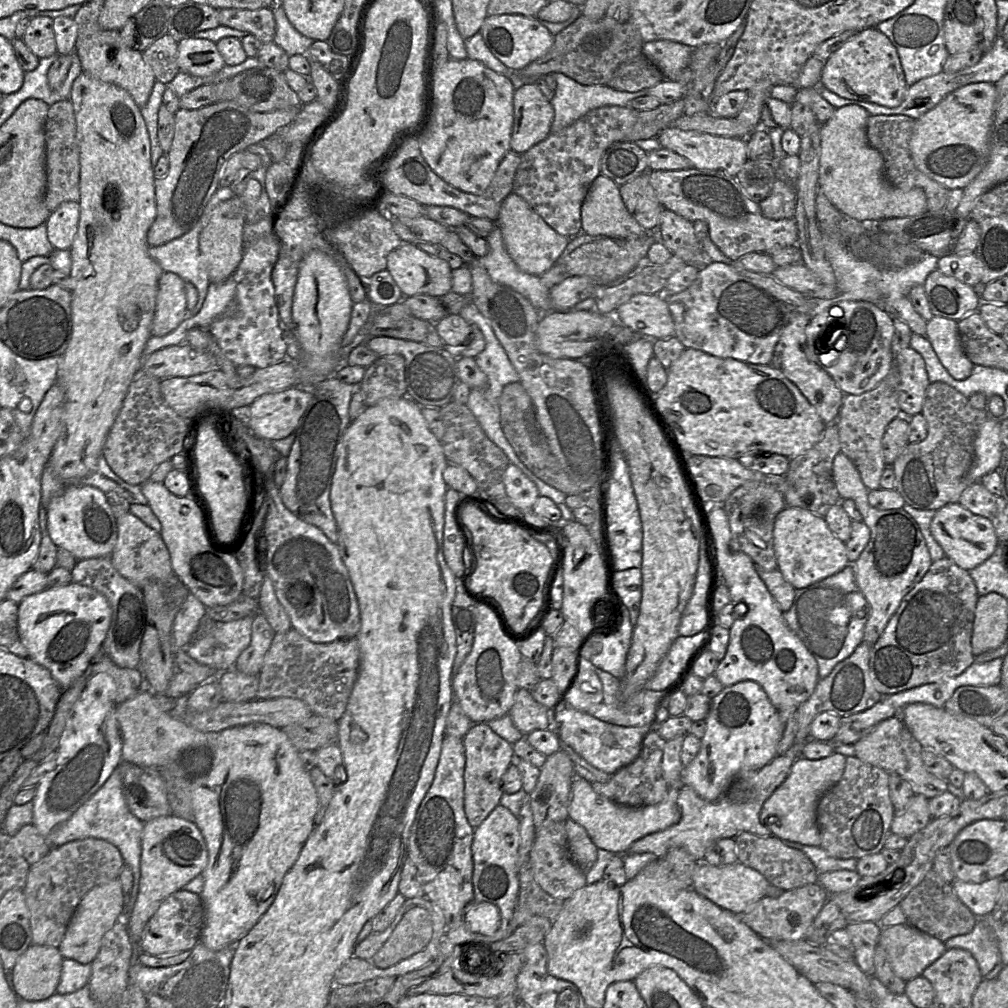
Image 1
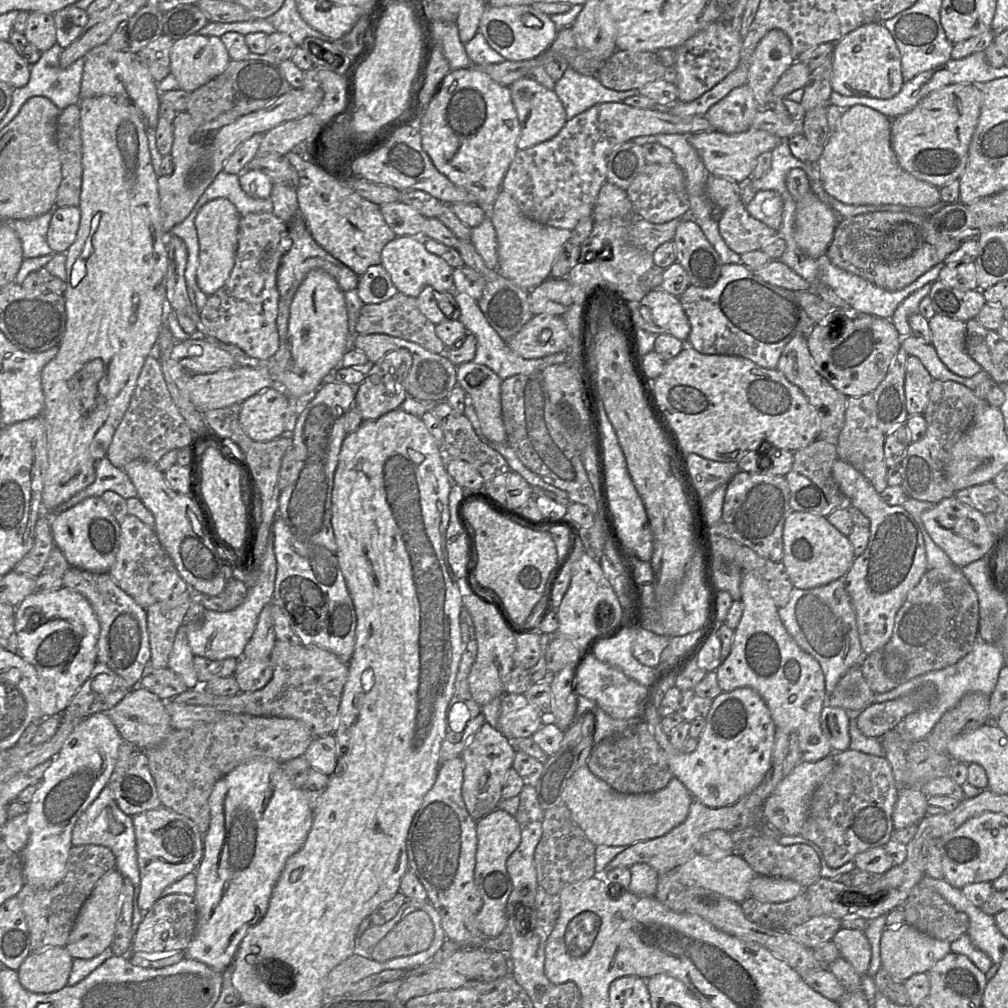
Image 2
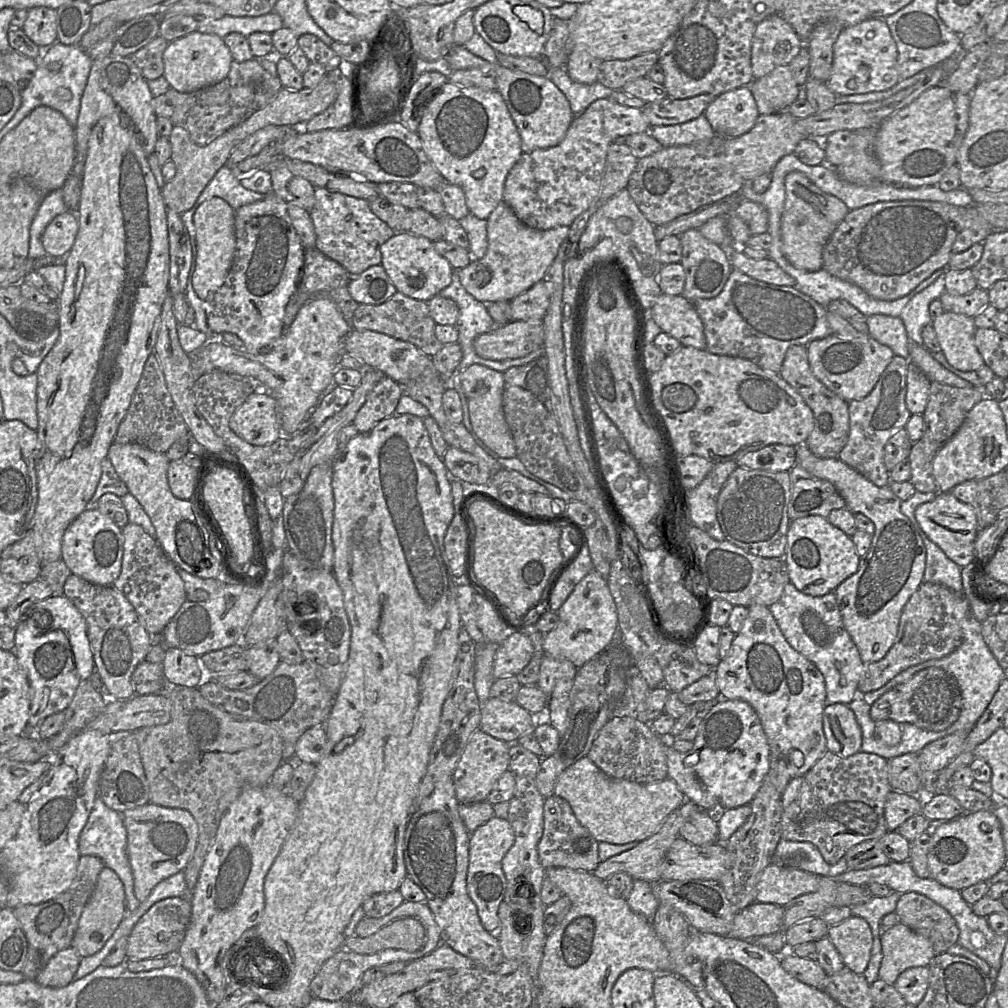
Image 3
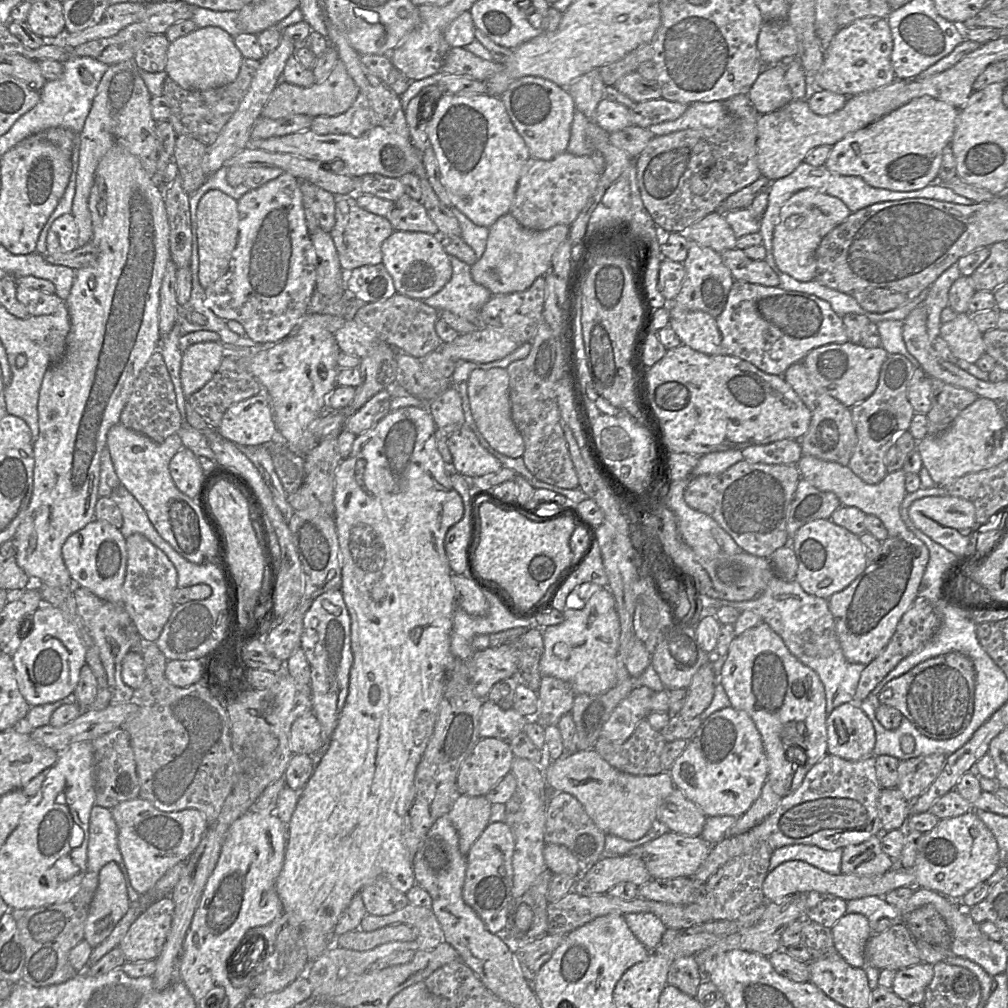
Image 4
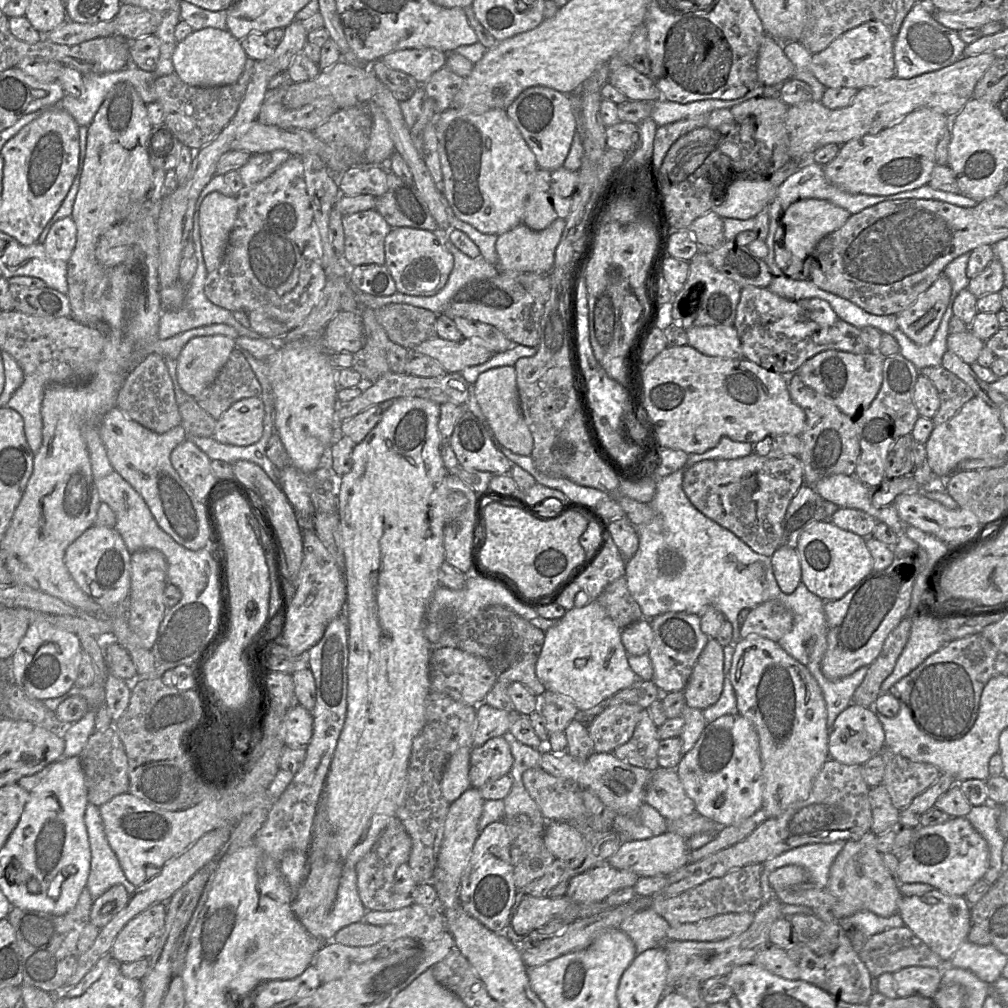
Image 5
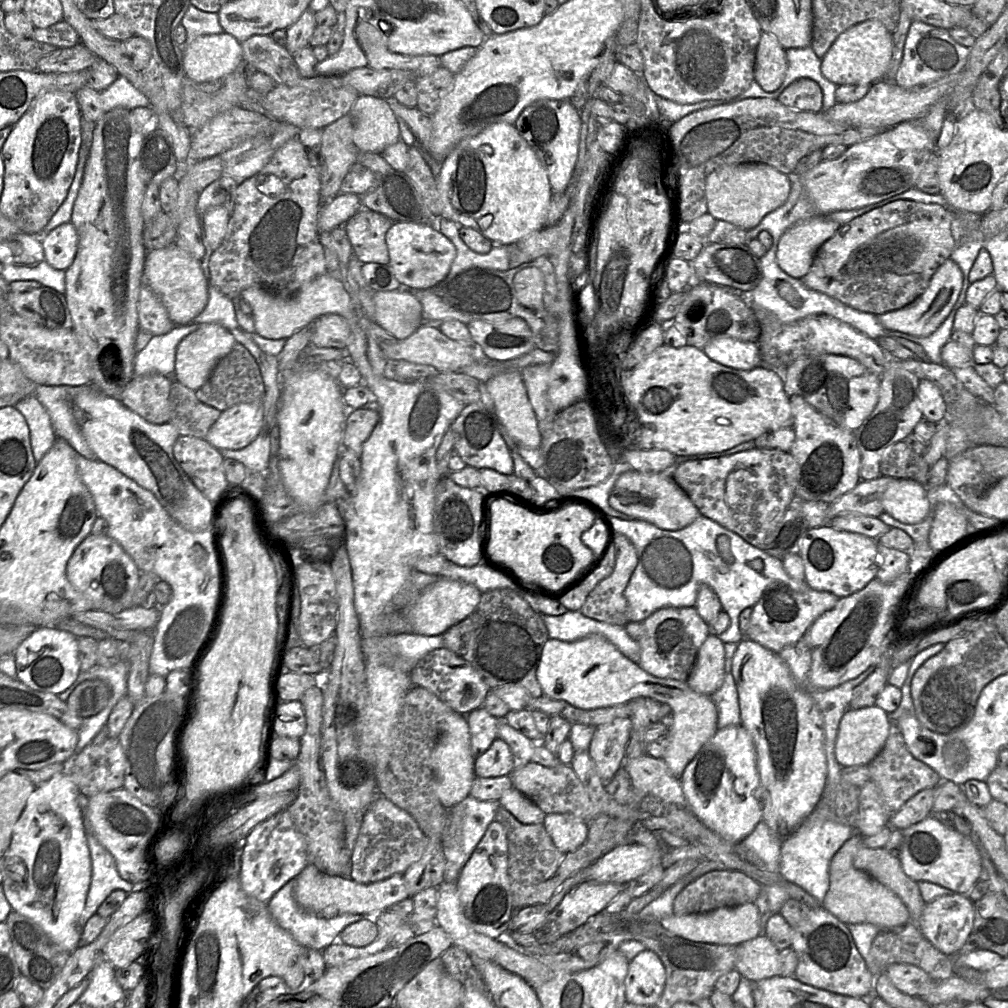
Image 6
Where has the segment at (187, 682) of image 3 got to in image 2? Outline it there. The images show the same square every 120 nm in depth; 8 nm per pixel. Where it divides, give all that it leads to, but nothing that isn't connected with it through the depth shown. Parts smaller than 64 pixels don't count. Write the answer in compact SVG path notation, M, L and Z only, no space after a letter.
M181 625L175 636L168 668L182 678L188 689L193 689L199 682L193 666L193 658L194 654L189 646L185 626Z

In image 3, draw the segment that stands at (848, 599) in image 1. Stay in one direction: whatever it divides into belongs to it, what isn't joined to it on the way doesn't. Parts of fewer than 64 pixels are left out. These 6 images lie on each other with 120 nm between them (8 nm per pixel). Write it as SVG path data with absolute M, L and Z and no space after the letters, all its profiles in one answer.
M788 582L780 599L769 606L782 634L793 649L810 660L822 673L826 688L826 705L849 704L858 689L865 663L846 631L834 592L811 596Z

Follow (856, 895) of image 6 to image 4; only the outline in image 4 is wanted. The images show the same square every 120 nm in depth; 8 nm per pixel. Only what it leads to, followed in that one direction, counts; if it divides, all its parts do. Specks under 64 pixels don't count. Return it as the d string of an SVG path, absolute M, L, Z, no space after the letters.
M880 835L843 848L841 873L859 876L881 875L893 868L895 861L883 852Z

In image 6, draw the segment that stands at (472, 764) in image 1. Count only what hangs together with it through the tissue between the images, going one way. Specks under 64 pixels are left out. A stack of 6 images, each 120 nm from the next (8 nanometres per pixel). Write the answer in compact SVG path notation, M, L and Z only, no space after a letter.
M499 737L474 762L475 775L480 778L509 776L514 767L511 749Z

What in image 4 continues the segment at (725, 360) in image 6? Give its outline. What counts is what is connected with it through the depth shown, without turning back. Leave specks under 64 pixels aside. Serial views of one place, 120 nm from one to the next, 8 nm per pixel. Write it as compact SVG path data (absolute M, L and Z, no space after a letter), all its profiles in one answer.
M669 303L669 326L684 345L707 355L724 355L716 318L703 311L691 311Z

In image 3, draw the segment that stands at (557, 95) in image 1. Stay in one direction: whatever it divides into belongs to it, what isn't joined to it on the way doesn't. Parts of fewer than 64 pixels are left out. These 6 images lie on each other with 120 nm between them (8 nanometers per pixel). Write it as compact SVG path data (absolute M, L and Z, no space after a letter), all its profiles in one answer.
M549 68L548 78L563 92L570 103L574 116L581 115L594 101L601 98L610 98L614 91L599 81L592 84L583 84L573 81L566 68Z

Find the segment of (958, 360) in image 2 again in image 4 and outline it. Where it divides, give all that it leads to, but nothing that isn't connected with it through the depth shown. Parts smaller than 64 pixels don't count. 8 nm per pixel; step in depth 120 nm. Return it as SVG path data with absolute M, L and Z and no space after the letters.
M958 313L957 316L940 326L940 337L946 341L951 352L958 360L964 360L968 363L975 364L976 361L985 353L983 337L972 315L968 313Z

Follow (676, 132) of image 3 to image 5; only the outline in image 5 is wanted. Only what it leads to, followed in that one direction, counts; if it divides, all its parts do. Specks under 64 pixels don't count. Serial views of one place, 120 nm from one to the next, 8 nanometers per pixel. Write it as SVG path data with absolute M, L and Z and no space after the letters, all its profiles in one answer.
M758 84L746 95L734 100L706 99L681 104L661 98L653 102L651 117L657 126L660 127L683 119L703 115L713 110L729 108L752 98L765 97L764 95L764 86Z

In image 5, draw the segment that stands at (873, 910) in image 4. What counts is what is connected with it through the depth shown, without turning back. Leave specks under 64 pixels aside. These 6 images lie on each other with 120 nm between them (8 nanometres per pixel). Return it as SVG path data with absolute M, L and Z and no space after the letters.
M871 911L856 912L849 917L839 920L839 924L845 929L845 931L853 929L861 931L865 935L866 939L873 934L881 933L891 928L899 928L905 925L903 919L898 913L884 918Z

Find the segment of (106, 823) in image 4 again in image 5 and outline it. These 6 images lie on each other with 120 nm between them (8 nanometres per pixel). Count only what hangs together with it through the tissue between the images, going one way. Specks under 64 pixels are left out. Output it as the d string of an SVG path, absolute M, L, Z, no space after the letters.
M89 802L85 809L84 821L91 850L90 873L86 887L92 900L96 900L117 884L123 885L131 896L136 887L125 877L107 841L99 807Z

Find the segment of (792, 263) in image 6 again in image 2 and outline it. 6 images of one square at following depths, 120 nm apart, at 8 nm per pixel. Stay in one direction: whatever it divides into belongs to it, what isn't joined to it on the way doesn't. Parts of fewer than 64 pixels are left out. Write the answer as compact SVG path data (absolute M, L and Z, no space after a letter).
M790 169L786 176L786 186L796 202L794 237L797 246L806 256L819 258L827 252L840 218L829 205L814 194L810 180L803 169Z

